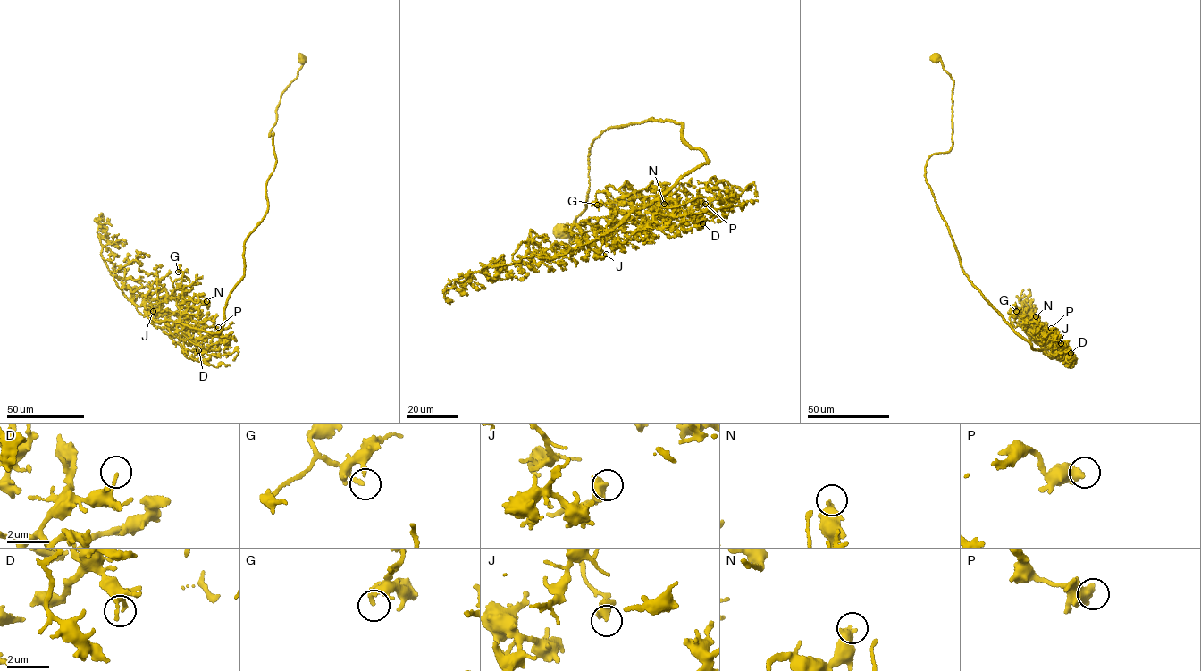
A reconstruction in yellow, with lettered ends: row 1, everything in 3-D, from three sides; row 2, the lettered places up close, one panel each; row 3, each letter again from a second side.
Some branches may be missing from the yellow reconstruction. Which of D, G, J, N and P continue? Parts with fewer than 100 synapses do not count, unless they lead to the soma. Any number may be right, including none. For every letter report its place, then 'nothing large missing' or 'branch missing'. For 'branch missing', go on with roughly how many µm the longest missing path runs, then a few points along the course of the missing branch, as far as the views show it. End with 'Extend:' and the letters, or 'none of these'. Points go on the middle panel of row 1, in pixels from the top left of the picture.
D: (702, 223) | nothing large missing
G: (597, 205) | nothing large missing
J: (606, 254) | nothing large missing
N: (664, 204) | nothing large missing
P: (705, 204) | nothing large missing
Extend: none of these

